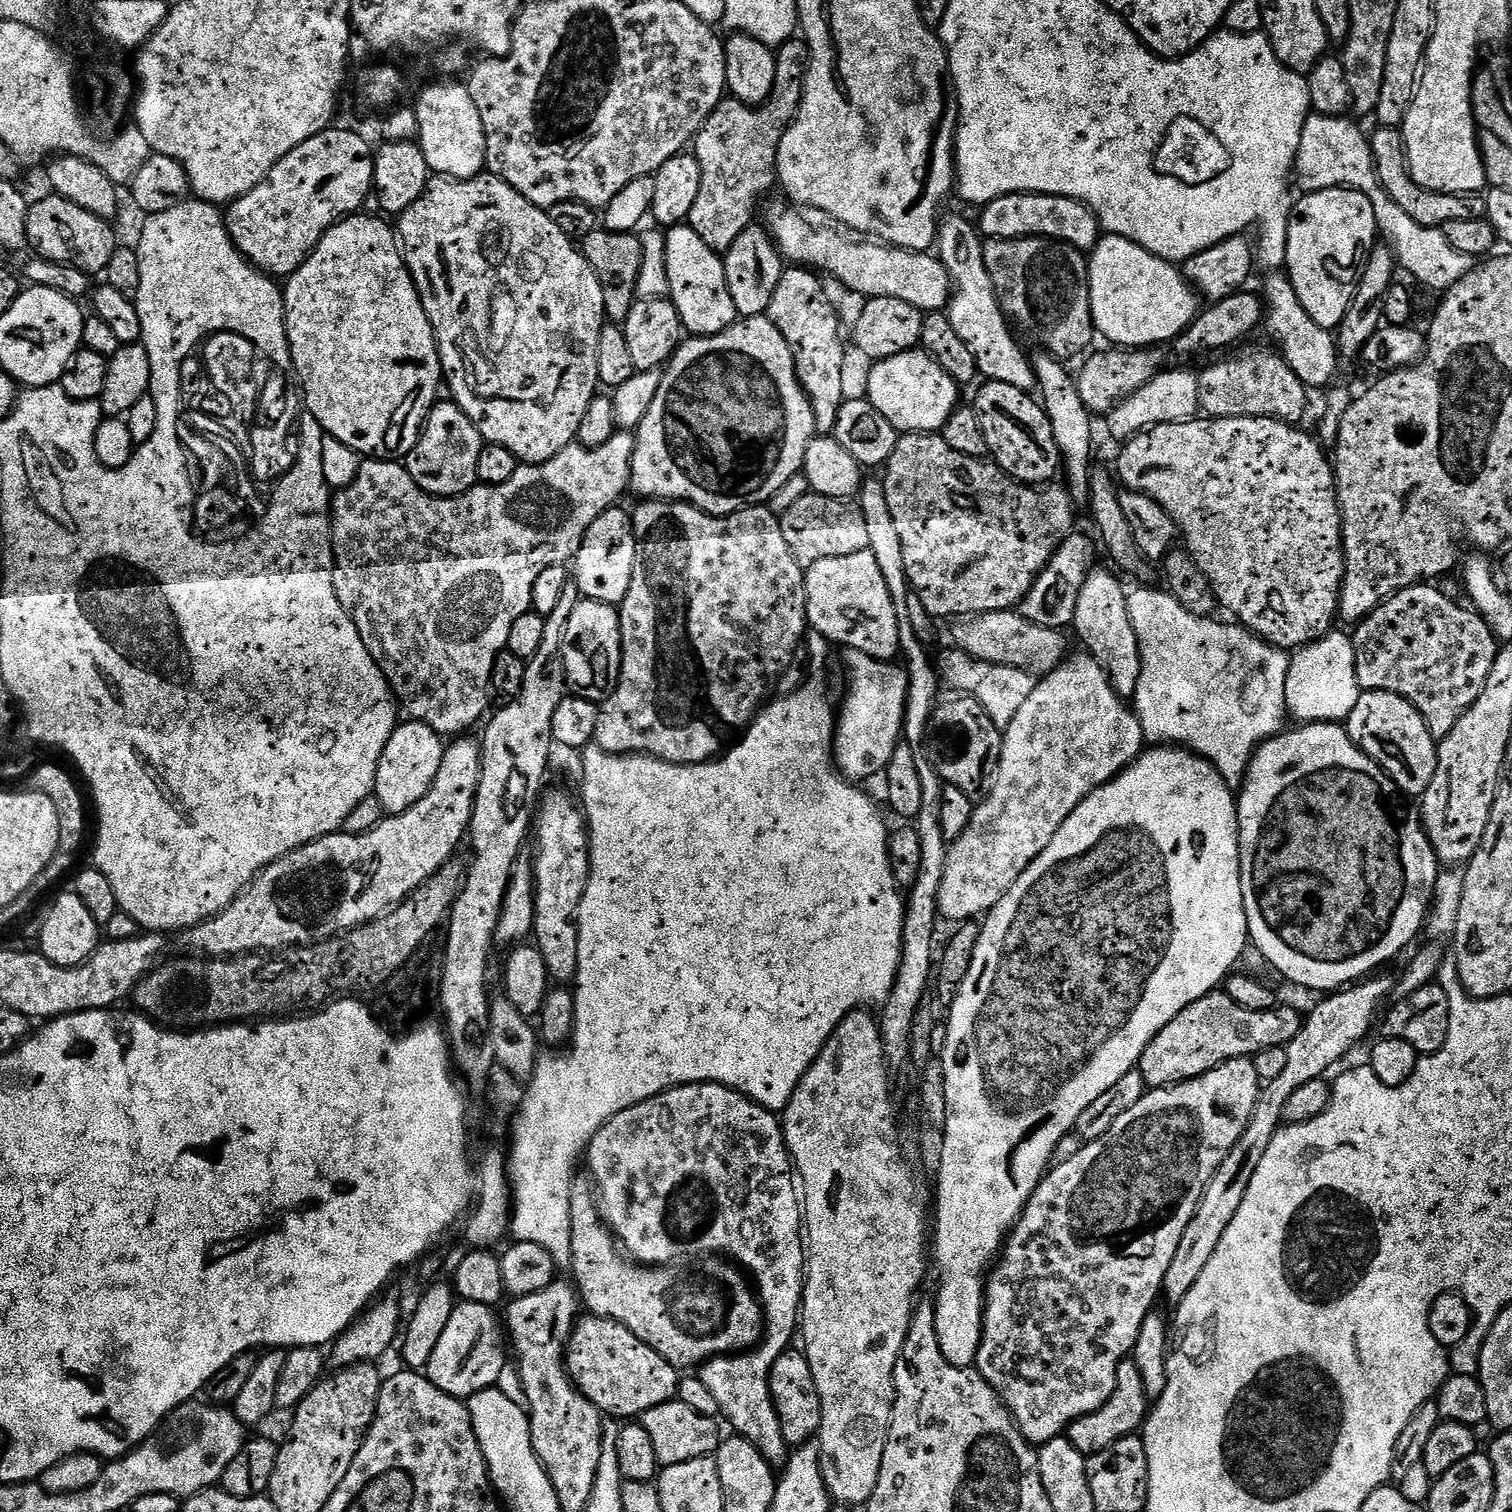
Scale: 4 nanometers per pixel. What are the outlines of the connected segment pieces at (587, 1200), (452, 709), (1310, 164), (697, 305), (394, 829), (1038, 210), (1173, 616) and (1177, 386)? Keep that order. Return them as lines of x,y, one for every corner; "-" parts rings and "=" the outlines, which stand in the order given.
573,1179
570,1194
570,1271
583,1307
591,1315
606,1316
626,1326
639,1340
646,1342
646,1346
662,1354
662,1358
666,1358
666,1362
678,1370
695,1369
713,1356
747,1352
760,1343
760,1337
764,1334
764,1309
760,1306
749,1277
735,1263
724,1258
700,1258
697,1264
689,1268
672,1268
668,1264
649,1266
629,1258
618,1247
611,1228
600,1215
593,1185
587,1179
580,1179
=
620,430
597,448
583,448
579,442
573,442
545,464
524,464
517,467
510,479
495,486
480,484
471,488
461,496
432,496
423,492
410,478
407,467
392,458
368,458
359,465
355,478
347,487
335,493
330,504
330,527
332,530
332,559
334,567
334,590
338,594
338,602
352,617
354,626
366,642
366,650
374,658
374,662
382,670
388,685
396,694
399,707
408,711
407,715
414,720
423,720
435,732
447,734
464,734
468,727
488,708
492,667
494,658
499,652
505,651
510,630
516,619
532,608
532,587
543,568
551,564
564,564
573,559
574,553
583,542
588,528
596,521
596,517
605,508
615,505
629,487
634,436
631,431
=
1309,114
1302,126
1298,142
1298,154
1294,165
1294,180
1304,187
1305,193
1317,192
1323,188
1360,186
1364,172
1371,173
1372,149
1369,137
1348,118
=
687,223
667,229
665,264
666,277
669,279
667,295
678,310
685,333
693,337
717,336
736,323
738,313
734,298
730,298
721,253
710,250
710,246
706,246
706,242
702,242
702,238
694,234
694,230
=
456,738
444,749
442,766
426,795
404,812
388,814
366,833
356,835
343,831
320,836
301,848
287,852
266,865
224,909
191,929
193,949
212,958
231,958
241,954
256,954
261,950
288,950
293,946
311,946
322,940
370,924
402,900
408,899
422,884
428,883
445,864
453,859
460,839
465,839
472,822
472,807
478,782
482,748
468,738
=
1015,192
994,198
989,204
983,205
979,212
978,231
981,237
989,240
1017,240
1023,236
1044,236
1048,240
1060,240
1072,248
1091,250
1095,248
1102,235
1100,221
1096,219
1095,214
1082,202
1065,196
1051,196
1041,192
=
1152,586
1136,587
1140,588
1134,589
1133,592
1131,589
1127,593
1127,597
1130,622
1134,626
1134,634
1138,638
1138,646
1140,647
1140,674
1136,677
1136,687
1134,689
1134,697
1136,696
1134,711
1136,717
1140,719
1145,741
1151,742
1156,746
1179,746
1181,749
1195,752
1197,756
1203,756
1204,759
1210,761
1215,766
1218,774
1222,774
1222,778
1228,783
1229,788
1233,790
1239,789
1243,785
1244,774
1248,771
1248,763
1252,760
1252,753
1264,741
1272,739
1273,736
1279,736
1285,727
1284,720
1286,721
1288,716
1288,707
1286,706
1286,674
1288,673
1289,653
1283,648
1277,648
1275,644
1270,644
1268,641
1263,640
1262,637
1248,631
1247,628
1239,623
1228,622
1232,624
1219,624
1216,618
1196,616
1190,610
1183,608
1173,598
1171,592
1167,590
1159,592
1156,588
1148,588
=
1162,370
1144,387
1127,396
1107,413
1109,434
1119,442
1126,442
1139,431
1159,424
1183,422
1195,415
1197,402
1197,375
1186,370

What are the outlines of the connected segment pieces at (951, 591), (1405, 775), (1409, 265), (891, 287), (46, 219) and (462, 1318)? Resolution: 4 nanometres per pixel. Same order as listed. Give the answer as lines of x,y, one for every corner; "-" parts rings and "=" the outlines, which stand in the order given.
958,406
946,418
938,434
931,432
910,432
901,435
894,446
894,454
890,454
887,464
882,468
882,479
886,490
886,503
890,506
890,515
894,517
894,527
898,530
898,538
902,541
902,562
906,566
906,578
909,589
921,599
933,618
939,616
956,616
967,618
979,616
981,612
1006,612
1015,609
1024,595
1032,588
1032,582
1040,575
1040,571
1048,564
1048,559
1056,552
1056,548
1067,536
1073,535
1072,523
1076,520
1076,512
1072,496
1067,487
1052,482
1047,486
1020,484
1010,478
991,459
979,460
976,456
989,455
986,446
986,434
982,434
982,426
978,426
978,414
975,407
=
1361,691
1358,698
1358,706
1349,714
1346,727
1348,736
1357,746
1372,759
1375,764
1383,768
1385,774
1396,783
1397,788
1405,797
1423,797
1424,791
1430,786
1430,782
1436,773
1436,754
1438,751
1437,737
1430,734
1428,723
1422,718
1422,714
1406,698
1402,698
1393,692
=
1380,198
1375,201
1376,223
1382,236
1385,236
1387,247
1394,253
1399,267
1404,268
1420,284
1428,288
1440,288
1446,290
1454,281
1458,281
1474,267
1473,257
1458,254
1450,242
1446,242
1443,231
1438,228
1423,228
1414,222
1393,200
=
788,216
774,231
774,240
785,261
821,273
829,272
838,283
857,292
860,298
898,298
902,302
910,302
910,306
919,308
925,314
947,309
948,299
952,296
952,283
948,271
935,255
889,246
883,242
859,244
856,240
847,240
843,236
845,233
840,232
811,228
802,217
=
48,194
45,200
31,205
26,218
28,244
38,254
39,259
56,264
72,265
81,271
95,274
103,273
108,267
114,250
118,247
116,232
109,221
82,210
74,202
55,194
=
457,1303
454,1314
450,1314
450,1322
446,1322
446,1330
442,1333
442,1339
438,1346
434,1346
434,1354
430,1354
430,1362
426,1369
426,1375
438,1390
457,1398
467,1398
478,1394
482,1390
496,1386
499,1374
506,1363
506,1340
502,1335
502,1324
496,1321
496,1316
487,1304

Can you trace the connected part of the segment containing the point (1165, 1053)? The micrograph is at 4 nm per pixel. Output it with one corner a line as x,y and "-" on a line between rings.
1224,990
1209,992
1200,1000
1194,1001
1190,1006
1181,1010
1167,1026
1146,1046
1138,1065
1145,1085
1149,1089
1166,1088
1173,1084
1180,1084
1183,1080
1193,1080
1196,1076
1214,1070
1227,1060
1243,1060
1251,1058
1257,1052
1270,1046
1287,1046
1298,1034
1302,1023
1299,1016
1292,1008
1277,1006
1265,1012
1255,1012
1244,1009
1238,1002
1234,1002

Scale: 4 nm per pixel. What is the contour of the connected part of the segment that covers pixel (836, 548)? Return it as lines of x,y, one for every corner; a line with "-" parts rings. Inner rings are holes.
815,494
802,496
785,507
780,516
780,529
782,538
786,538
786,546
790,546
793,556
804,566
822,558
865,551
870,542
860,505
851,499
839,500

